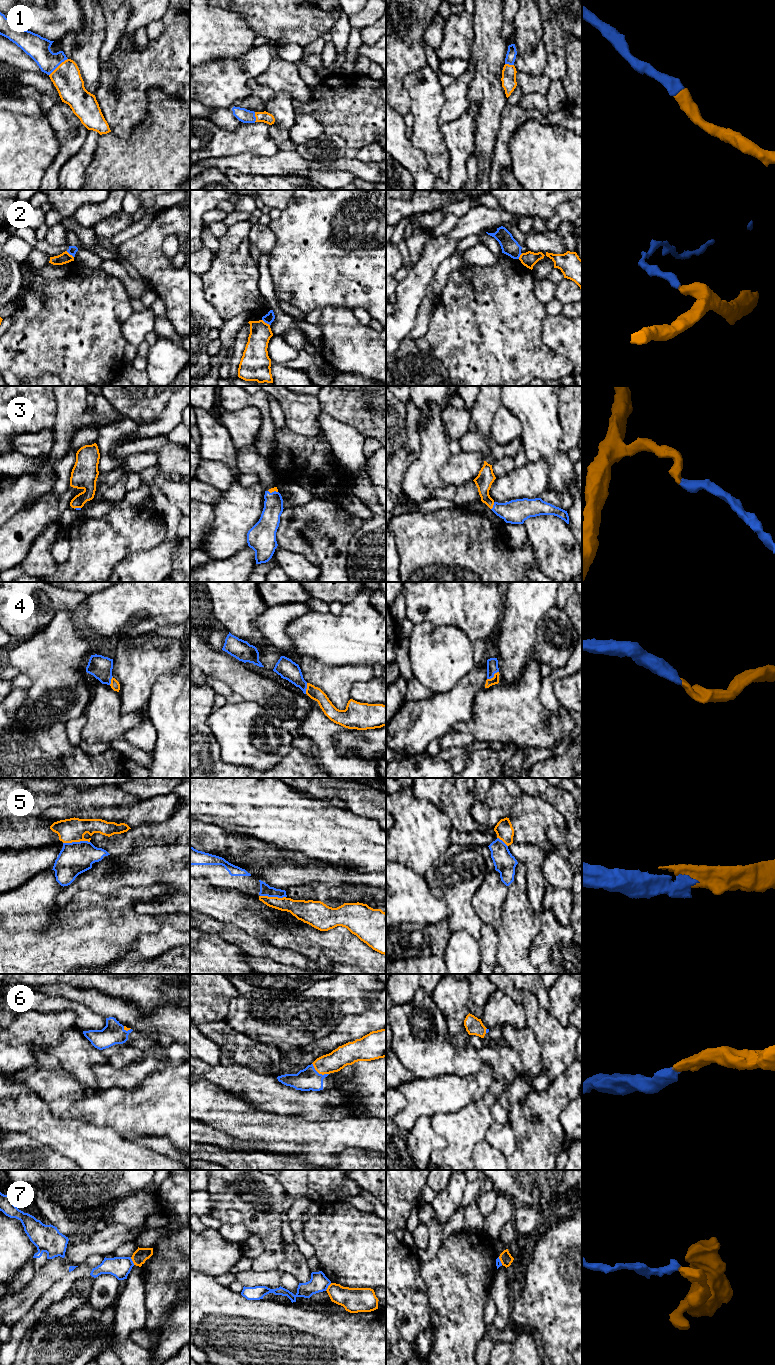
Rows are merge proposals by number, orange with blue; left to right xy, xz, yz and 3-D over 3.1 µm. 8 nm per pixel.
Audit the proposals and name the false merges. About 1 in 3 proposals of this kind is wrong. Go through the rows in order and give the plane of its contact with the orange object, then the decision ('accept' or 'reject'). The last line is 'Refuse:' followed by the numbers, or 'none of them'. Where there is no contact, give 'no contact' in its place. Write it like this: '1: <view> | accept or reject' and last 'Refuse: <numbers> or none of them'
1: xy | accept
2: xz | reject
3: yz | accept
4: yz | accept
5: xy | accept
6: xz | accept
7: xy | reject
Refuse: 2, 7

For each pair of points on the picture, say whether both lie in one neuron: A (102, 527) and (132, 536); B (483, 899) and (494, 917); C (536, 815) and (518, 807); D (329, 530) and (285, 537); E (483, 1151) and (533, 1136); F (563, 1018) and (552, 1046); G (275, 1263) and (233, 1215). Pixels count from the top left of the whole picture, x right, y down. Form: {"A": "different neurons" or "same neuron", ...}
{"A": "same neuron", "B": "same neuron", "C": "same neuron", "D": "same neuron", "E": "different neurons", "F": "different neurons", "G": "same neuron"}

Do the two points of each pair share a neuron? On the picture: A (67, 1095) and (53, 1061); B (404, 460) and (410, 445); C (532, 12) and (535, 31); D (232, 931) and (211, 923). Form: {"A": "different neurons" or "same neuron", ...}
{"A": "same neuron", "B": "same neuron", "C": "same neuron", "D": "same neuron"}

